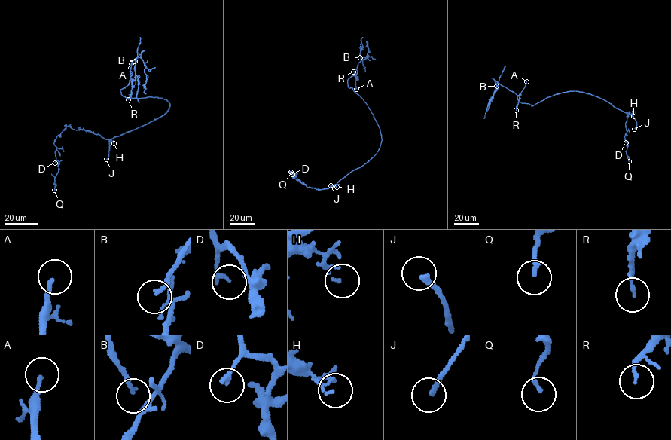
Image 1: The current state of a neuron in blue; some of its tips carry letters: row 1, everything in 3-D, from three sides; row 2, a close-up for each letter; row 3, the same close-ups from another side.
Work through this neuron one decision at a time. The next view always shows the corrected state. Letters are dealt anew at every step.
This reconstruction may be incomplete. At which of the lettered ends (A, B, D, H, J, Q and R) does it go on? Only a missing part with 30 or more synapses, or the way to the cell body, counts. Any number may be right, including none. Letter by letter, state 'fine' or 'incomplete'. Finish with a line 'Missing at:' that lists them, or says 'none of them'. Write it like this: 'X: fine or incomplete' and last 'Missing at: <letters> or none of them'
A: fine
B: incomplete
D: fine
H: fine
J: incomplete
Q: fine
R: fine
Missing at: B, J

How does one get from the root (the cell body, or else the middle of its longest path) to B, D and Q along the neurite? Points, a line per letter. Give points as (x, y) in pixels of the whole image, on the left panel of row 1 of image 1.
B: (169, 108), (169, 102), (162, 98), (129, 98), (121, 93), (132, 74), (131, 63), (140, 55), (135, 61)
D: (169, 108), (165, 114), (153, 120), (110, 139), (89, 131), (67, 126), (54, 142), (56, 150), (55, 163)
Q: (169, 108), (153, 120), (110, 139), (65, 127), (53, 143), (59, 166), (54, 190)

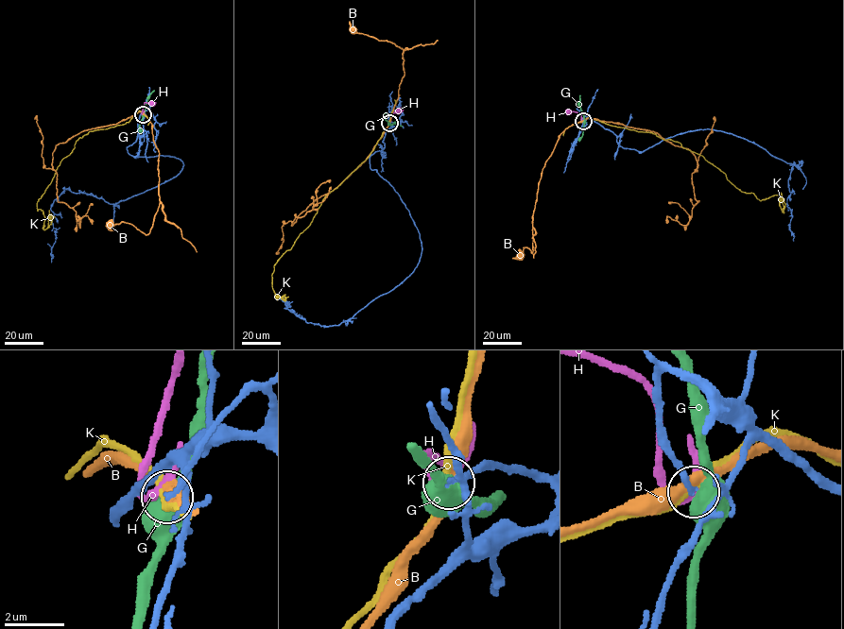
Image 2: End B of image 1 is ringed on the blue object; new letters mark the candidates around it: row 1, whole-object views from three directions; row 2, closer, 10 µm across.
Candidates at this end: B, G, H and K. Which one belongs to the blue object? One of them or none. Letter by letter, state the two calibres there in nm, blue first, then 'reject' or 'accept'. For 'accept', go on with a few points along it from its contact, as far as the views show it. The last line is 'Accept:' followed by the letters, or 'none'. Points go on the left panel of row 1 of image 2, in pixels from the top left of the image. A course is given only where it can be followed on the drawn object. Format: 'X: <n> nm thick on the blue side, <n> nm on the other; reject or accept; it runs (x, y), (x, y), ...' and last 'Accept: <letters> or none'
B: 150 nm thick on the blue side, 400 nm on the other; reject
G: 130 nm thick on the blue side, 500 nm on the other; reject
H: 120 nm thick on the blue side, 240 nm on the other; reject
K: 130 nm thick on the blue side, 200 nm on the other; reject
Accept: none

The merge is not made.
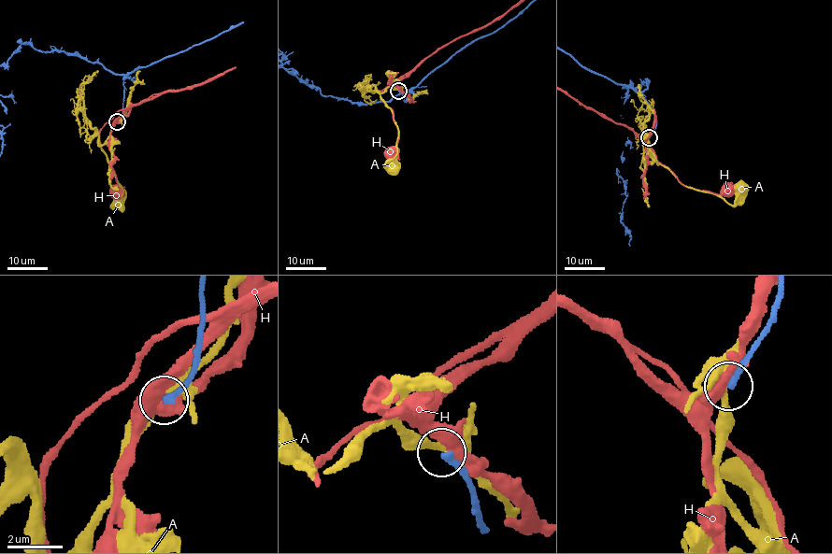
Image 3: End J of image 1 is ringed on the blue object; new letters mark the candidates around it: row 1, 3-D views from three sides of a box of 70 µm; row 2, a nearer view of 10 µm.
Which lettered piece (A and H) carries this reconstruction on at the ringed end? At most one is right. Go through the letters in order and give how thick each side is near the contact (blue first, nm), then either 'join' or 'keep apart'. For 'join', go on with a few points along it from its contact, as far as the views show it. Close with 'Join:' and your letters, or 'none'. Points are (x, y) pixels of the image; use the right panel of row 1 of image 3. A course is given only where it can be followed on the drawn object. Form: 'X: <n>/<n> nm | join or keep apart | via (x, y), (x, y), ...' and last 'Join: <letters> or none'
A: 240/260 nm | keep apart
H: 280/440 nm | keep apart
Join: none

